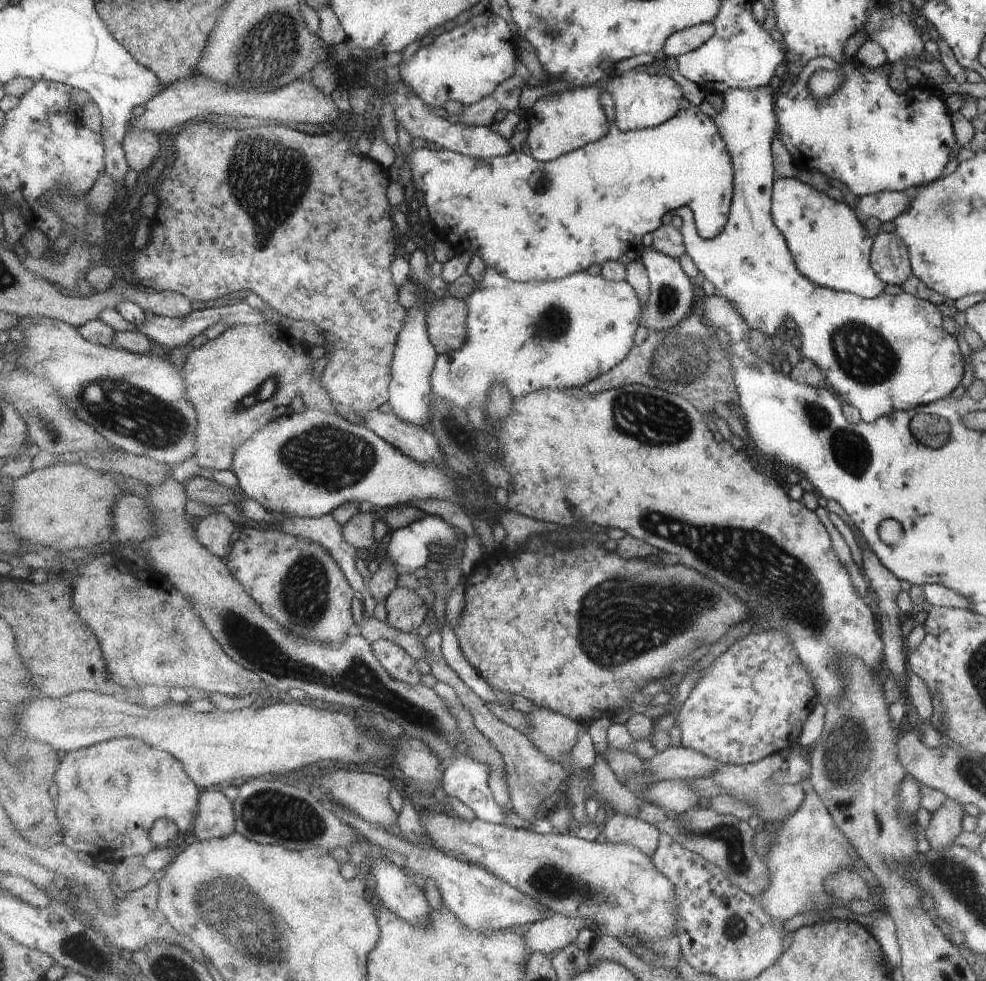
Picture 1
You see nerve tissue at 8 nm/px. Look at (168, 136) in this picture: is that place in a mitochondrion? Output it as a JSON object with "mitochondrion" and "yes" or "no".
{"mitochondrion":"no"}

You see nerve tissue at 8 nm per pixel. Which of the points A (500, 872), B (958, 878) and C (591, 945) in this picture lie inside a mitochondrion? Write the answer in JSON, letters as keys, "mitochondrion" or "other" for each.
{"A":"other","B":"mitochondrion","C":"other"}

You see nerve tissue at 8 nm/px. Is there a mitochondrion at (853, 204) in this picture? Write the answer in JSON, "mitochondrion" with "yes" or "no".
{"mitochondrion":"no"}

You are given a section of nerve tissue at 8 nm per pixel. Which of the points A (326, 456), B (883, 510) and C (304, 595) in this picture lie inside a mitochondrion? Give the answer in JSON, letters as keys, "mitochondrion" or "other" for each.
{"A":"mitochondrion","B":"other","C":"mitochondrion"}

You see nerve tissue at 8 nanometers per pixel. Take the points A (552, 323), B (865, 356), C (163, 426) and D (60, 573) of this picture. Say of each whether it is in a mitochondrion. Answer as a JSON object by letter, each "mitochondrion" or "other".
{"A":"mitochondrion","B":"mitochondrion","C":"mitochondrion","D":"other"}

